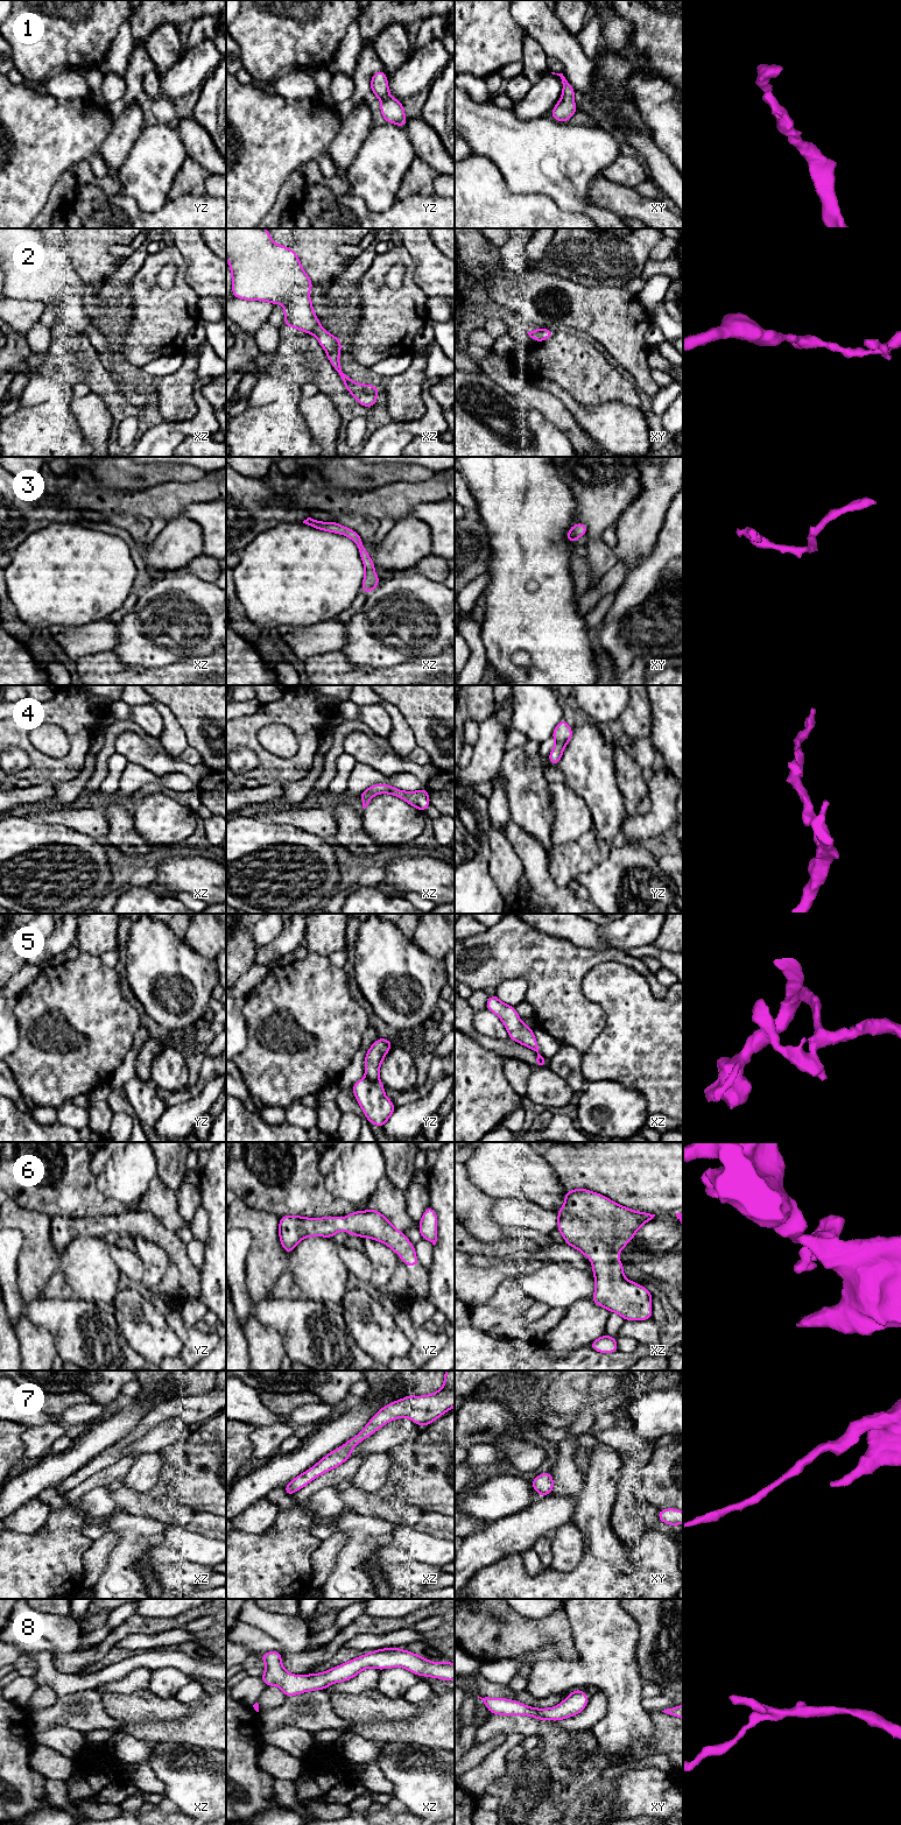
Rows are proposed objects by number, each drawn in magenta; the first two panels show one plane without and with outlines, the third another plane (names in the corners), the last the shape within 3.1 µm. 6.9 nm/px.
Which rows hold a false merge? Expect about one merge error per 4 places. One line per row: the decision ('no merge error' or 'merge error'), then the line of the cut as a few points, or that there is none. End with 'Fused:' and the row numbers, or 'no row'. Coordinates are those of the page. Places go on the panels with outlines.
1: no merge error | no cut
2: no merge error | no cut
3: no merge error | no cut
4: no merge error | no cut
5: merge error | yz (366, 1077), (373, 1082), (379, 1082)
6: no merge error | no cut
7: no merge error | no cut
8: no merge error | no cut
Fused: 5

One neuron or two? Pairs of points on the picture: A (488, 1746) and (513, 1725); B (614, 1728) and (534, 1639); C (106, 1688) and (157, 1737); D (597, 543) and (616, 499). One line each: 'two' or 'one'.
A: two
B: two
C: two
D: one

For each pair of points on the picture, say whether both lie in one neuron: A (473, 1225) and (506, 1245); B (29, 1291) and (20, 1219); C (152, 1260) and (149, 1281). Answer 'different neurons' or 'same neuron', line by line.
A: different neurons
B: same neuron
C: same neuron

